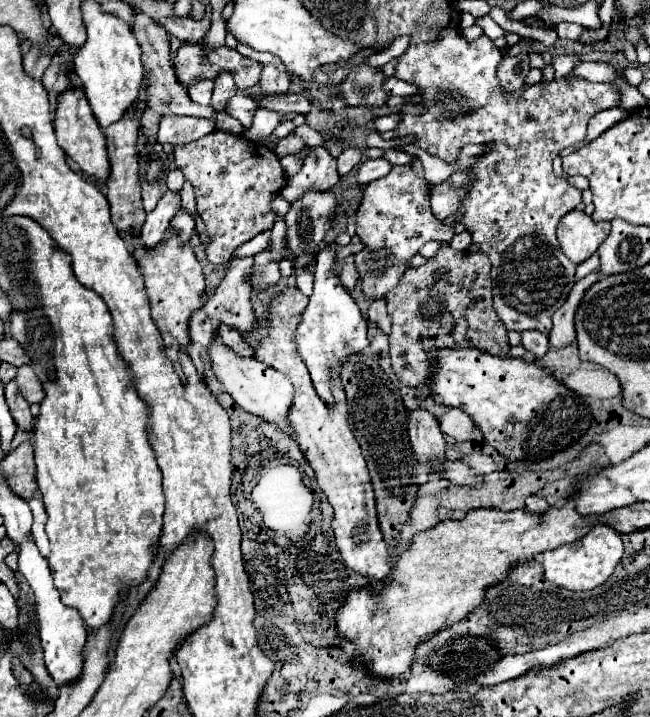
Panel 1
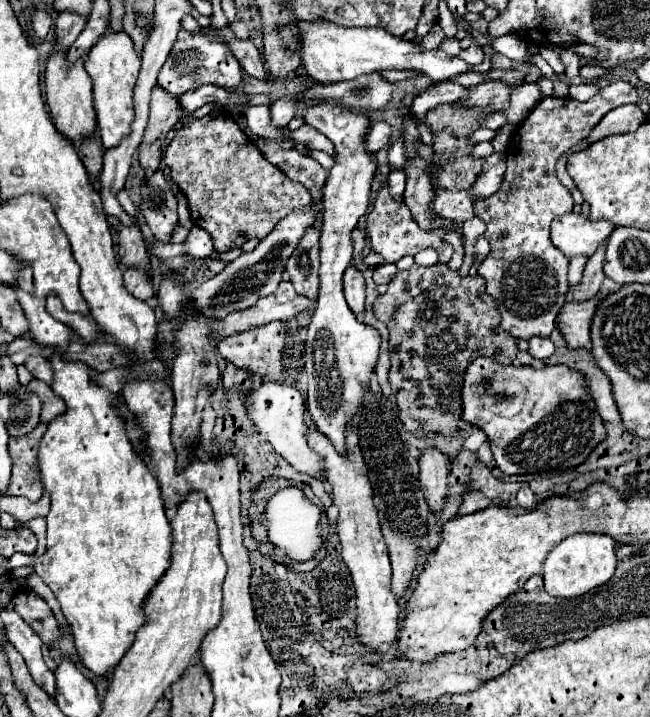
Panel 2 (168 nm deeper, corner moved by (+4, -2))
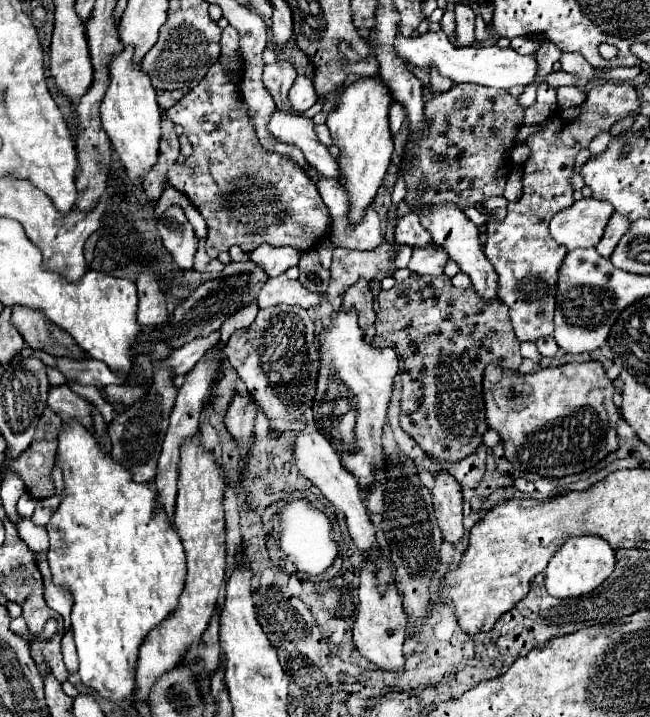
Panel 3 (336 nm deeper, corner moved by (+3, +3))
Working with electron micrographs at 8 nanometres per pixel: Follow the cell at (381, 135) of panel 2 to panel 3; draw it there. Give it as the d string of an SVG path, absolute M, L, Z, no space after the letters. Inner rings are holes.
M397 101L391 103L391 133L395 135L405 121L405 107L397 105Z

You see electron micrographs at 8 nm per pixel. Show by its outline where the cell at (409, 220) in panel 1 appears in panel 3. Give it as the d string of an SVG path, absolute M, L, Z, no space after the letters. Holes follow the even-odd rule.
M413 249L411 257L411 271L417 275L431 275L439 277L443 275L443 267L447 263L449 255L441 249Z

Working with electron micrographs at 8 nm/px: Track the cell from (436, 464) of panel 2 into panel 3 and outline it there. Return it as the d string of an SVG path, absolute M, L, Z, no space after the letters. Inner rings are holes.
M435 475L435 487L431 489L435 517L441 529L441 535L451 545L457 545L463 539L463 495L461 485L449 475Z

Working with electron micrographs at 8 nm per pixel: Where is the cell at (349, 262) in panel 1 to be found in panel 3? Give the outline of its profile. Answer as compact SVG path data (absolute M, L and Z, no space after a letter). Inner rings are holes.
M357 281L353 287L349 287L345 291L343 297L343 311L357 311L359 317L359 327L363 329L363 333L367 333L367 329L375 323L375 309L373 309L373 295L369 289L367 281Z

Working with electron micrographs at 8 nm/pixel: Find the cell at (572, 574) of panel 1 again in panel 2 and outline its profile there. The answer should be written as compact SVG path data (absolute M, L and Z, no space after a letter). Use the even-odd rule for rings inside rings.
M574 534L562 540L544 560L544 588L552 596L576 598L588 590L602 586L616 570L616 542L606 534Z

